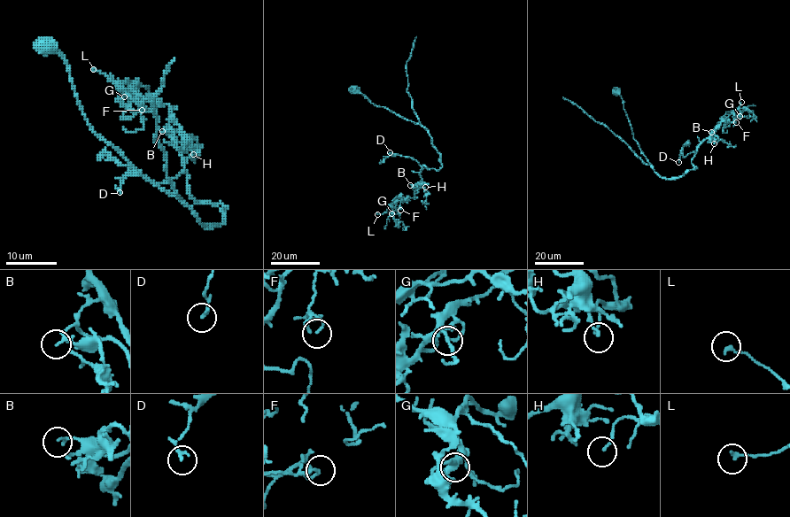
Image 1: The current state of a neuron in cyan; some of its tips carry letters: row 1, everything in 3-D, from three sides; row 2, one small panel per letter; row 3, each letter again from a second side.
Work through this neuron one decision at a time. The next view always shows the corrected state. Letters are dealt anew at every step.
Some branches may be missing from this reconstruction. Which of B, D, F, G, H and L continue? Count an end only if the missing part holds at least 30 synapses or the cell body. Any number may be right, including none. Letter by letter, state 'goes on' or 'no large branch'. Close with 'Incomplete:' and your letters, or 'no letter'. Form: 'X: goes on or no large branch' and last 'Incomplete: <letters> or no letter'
B: no large branch
D: no large branch
F: no large branch
G: no large branch
H: no large branch
L: no large branch
Incomplete: no letter

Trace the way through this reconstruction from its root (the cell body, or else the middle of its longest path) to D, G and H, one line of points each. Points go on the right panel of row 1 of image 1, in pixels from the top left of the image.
D: (615, 91), (654, 170), (678, 178), (696, 167), (695, 152), (684, 158), (681, 151), (678, 162)
G: (615, 91), (633, 138), (662, 177), (678, 178), (696, 167), (692, 163), (696, 148), (719, 122), (739, 116)
H: (615, 91), (660, 176), (696, 167), (696, 148), (713, 135), (721, 139), (714, 143)

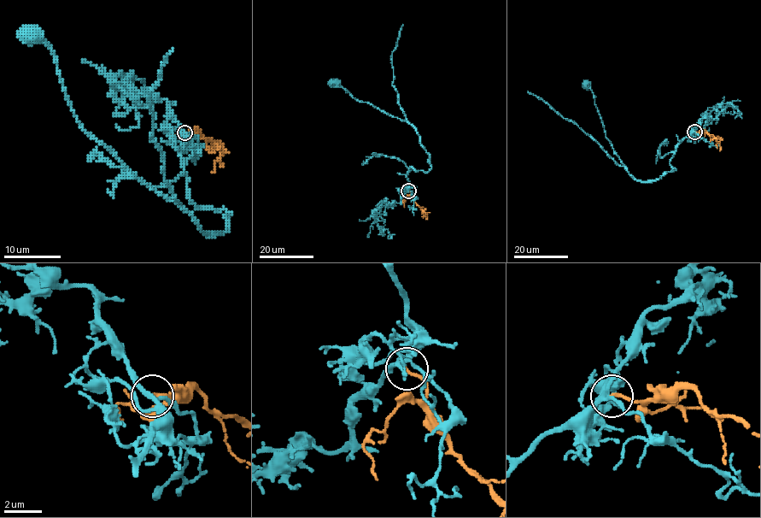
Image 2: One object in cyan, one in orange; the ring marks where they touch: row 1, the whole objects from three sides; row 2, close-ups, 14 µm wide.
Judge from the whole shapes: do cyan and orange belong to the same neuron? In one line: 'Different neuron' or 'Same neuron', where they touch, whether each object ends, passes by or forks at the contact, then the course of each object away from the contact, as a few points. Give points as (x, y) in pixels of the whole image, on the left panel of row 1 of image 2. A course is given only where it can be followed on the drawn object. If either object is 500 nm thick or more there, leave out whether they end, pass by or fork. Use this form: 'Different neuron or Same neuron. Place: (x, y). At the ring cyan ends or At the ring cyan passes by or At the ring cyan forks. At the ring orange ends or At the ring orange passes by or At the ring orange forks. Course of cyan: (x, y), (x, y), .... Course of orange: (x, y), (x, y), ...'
Same neuron. Place: (184, 132). At the ring cyan forks. At the ring orange ends. Course of cyan: (184, 132), (189, 198), (231, 214), (224, 231), (202, 232), (81, 126), (50, 46), (32, 36). Course of orange: (184, 132), (197, 131), (213, 144), (221, 144), (213, 173)

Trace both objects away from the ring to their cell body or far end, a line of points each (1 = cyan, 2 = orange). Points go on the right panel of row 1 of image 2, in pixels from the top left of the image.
1: (694, 132), (678, 144), (670, 161), (675, 169), (656, 179), (635, 180), (605, 136), (594, 96), (586, 85)
2: (694, 132), (705, 131), (719, 137), (720, 151)

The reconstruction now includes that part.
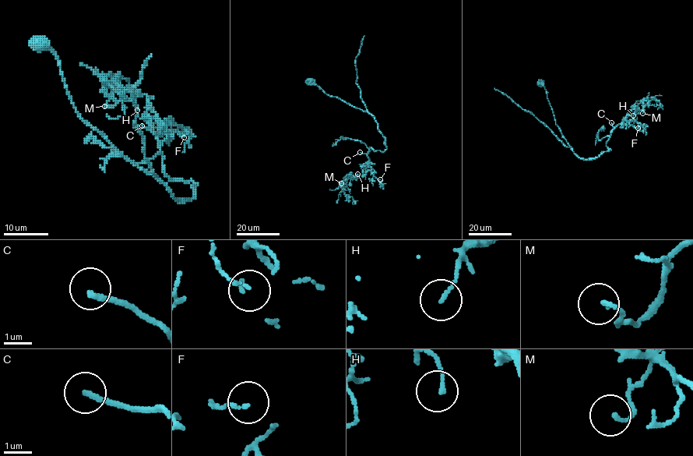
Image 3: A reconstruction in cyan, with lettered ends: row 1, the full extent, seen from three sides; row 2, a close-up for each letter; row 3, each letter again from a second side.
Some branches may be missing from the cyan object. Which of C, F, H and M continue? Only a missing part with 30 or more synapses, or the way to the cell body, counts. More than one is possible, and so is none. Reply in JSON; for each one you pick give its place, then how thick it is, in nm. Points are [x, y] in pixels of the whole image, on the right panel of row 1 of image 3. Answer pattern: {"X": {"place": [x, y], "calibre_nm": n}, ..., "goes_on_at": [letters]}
{"C": {"place": [611, 122], "calibre_nm": 200}, "goes_on_at": ["C"]}

